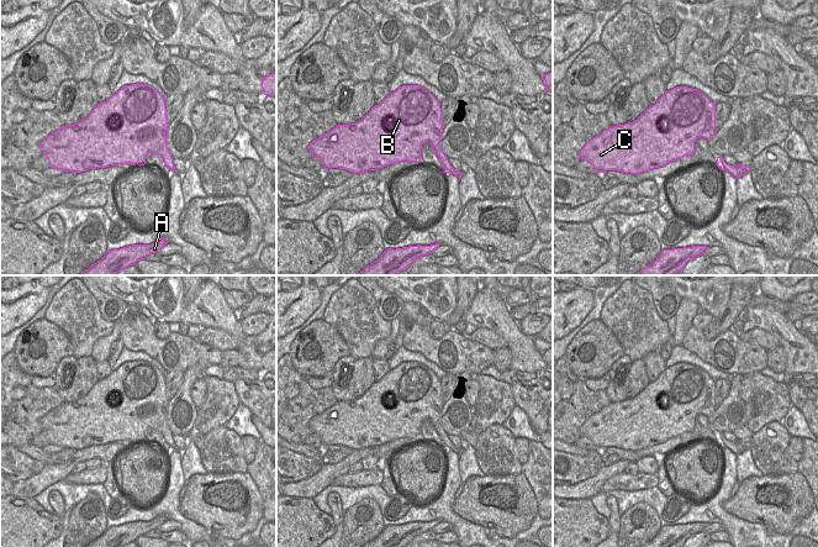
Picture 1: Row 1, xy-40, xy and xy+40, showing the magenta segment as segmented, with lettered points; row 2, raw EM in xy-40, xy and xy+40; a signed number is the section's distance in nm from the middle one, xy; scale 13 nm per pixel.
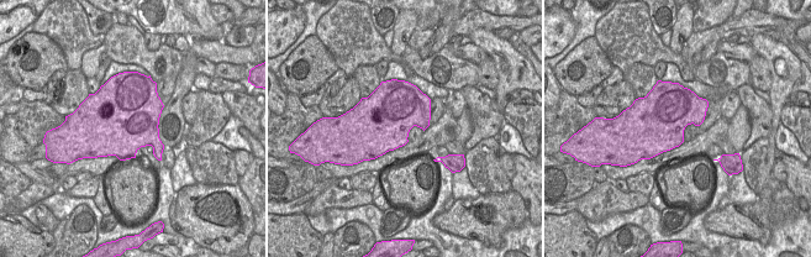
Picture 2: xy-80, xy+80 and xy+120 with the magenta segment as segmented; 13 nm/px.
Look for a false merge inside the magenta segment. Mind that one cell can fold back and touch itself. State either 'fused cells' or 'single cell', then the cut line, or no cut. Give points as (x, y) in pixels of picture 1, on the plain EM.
single cell | no cut

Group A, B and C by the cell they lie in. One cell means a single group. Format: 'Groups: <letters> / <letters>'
Groups: A B C.

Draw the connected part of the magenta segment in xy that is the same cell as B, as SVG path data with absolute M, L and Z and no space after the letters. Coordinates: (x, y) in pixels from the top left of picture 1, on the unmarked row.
M402 362L360 398L337 401L308 426L326 446L363 449L403 437L418 441L421 424L428 419L445 445L443 449L460 454L440 426L443 405L440 379L422 363Z

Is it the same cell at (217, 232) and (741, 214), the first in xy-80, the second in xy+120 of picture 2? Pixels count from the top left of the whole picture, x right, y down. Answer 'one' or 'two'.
one

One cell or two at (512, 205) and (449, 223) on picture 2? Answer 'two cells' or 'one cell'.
one cell

